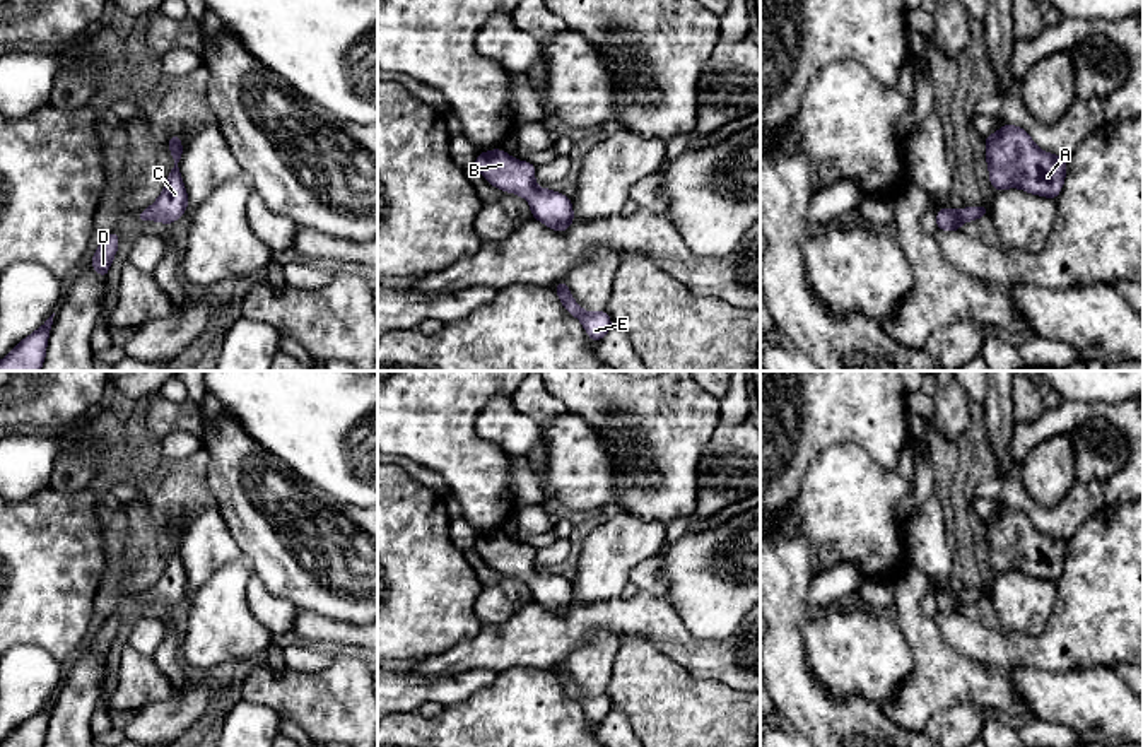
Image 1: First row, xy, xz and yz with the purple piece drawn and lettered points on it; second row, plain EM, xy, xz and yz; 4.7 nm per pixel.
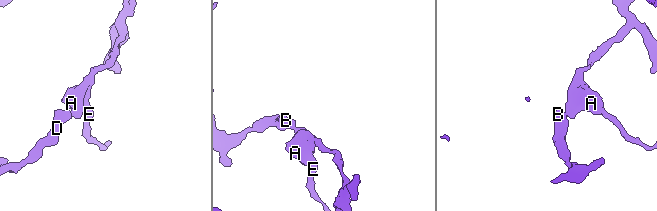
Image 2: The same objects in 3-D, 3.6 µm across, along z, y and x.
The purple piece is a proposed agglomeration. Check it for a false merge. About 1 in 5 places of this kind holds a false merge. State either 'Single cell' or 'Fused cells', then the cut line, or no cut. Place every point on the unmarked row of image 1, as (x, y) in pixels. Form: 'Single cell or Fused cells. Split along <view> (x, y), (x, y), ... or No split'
Single cell. No split

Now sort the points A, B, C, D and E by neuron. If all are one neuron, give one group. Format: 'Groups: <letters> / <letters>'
Groups: A B C D E

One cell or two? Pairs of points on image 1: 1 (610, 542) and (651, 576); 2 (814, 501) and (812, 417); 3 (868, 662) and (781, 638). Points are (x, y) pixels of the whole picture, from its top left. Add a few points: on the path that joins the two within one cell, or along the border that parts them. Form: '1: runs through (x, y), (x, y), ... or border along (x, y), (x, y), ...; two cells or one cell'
1: border along (658, 554), (643, 559), (633, 570), (629, 582); two cells
2: border along (851, 441), (822, 450), (798, 494); two cells
3: border along (810, 611), (805, 621), (805, 658), (819, 682); two cells

